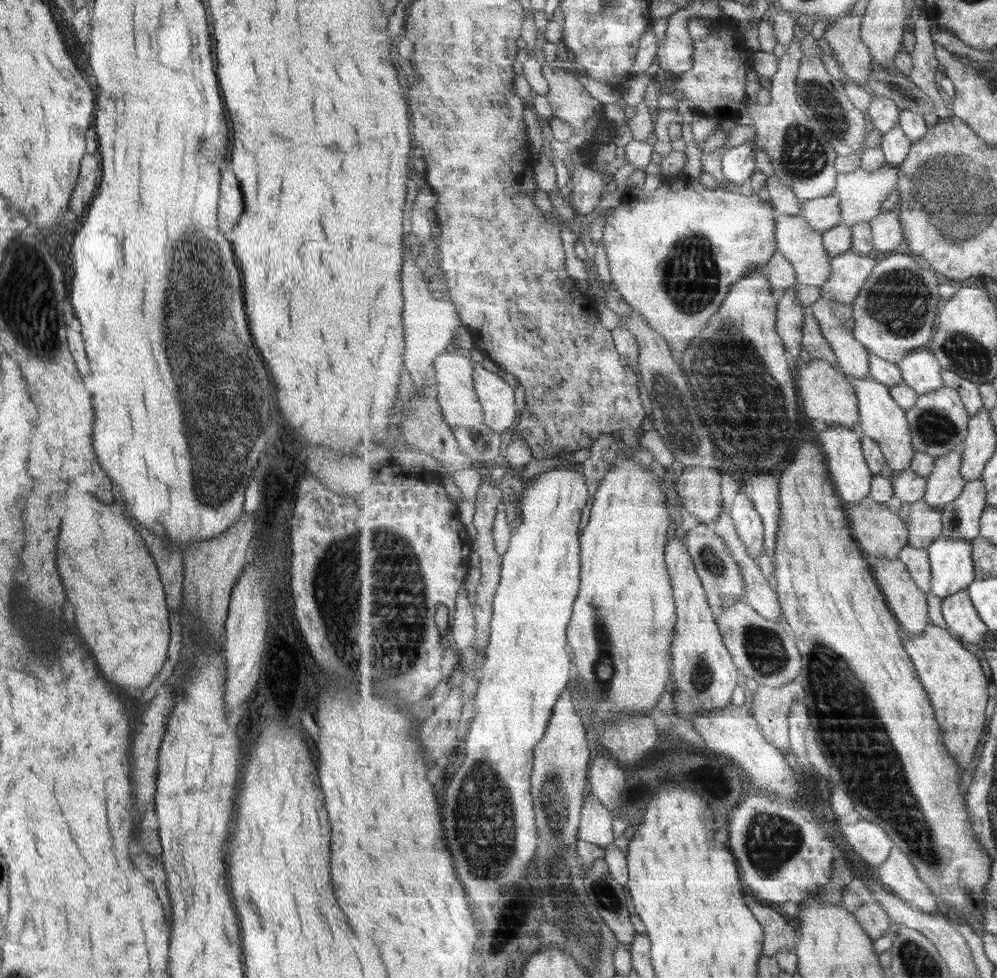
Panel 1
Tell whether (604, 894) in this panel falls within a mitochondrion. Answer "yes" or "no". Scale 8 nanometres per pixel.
yes

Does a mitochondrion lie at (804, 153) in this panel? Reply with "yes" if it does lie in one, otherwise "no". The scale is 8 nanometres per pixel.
yes

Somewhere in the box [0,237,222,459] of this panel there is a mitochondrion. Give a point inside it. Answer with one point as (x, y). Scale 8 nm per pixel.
(39, 334)

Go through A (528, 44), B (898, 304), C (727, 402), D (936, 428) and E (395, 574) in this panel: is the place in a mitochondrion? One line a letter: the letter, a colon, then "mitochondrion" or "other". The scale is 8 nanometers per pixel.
A: other
B: mitochondrion
C: mitochondrion
D: mitochondrion
E: mitochondrion

